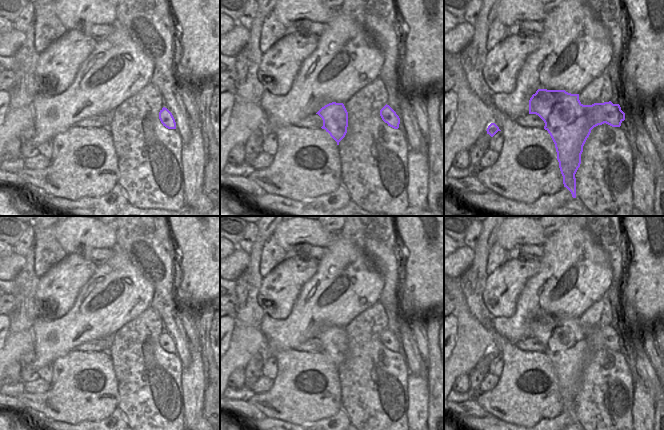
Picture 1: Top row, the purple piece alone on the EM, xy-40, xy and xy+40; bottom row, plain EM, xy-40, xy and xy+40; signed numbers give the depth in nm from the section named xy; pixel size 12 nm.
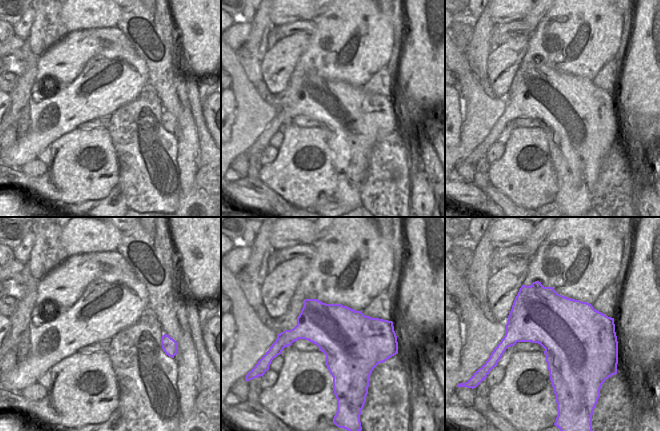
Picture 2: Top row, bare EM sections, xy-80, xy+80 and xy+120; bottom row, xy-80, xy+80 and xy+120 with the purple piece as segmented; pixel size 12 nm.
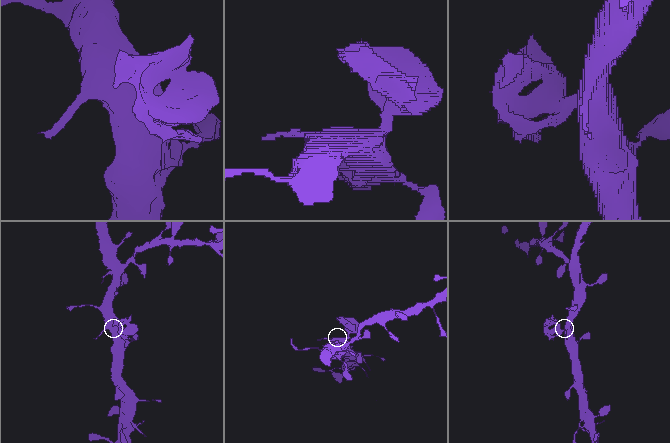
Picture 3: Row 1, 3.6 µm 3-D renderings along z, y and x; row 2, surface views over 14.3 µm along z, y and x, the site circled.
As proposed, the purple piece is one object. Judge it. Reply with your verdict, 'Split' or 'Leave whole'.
Split

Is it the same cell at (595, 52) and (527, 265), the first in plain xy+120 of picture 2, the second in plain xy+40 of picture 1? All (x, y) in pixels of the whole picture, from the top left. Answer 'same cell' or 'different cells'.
different cells

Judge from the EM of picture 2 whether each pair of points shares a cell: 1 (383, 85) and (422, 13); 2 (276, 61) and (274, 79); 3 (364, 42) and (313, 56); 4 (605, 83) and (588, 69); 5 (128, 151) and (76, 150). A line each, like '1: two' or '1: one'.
1: two
2: one
3: one
4: two
5: two

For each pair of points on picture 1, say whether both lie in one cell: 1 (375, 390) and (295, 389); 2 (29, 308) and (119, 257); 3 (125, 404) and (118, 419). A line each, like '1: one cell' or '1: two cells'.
1: two cells
2: two cells
3: two cells

